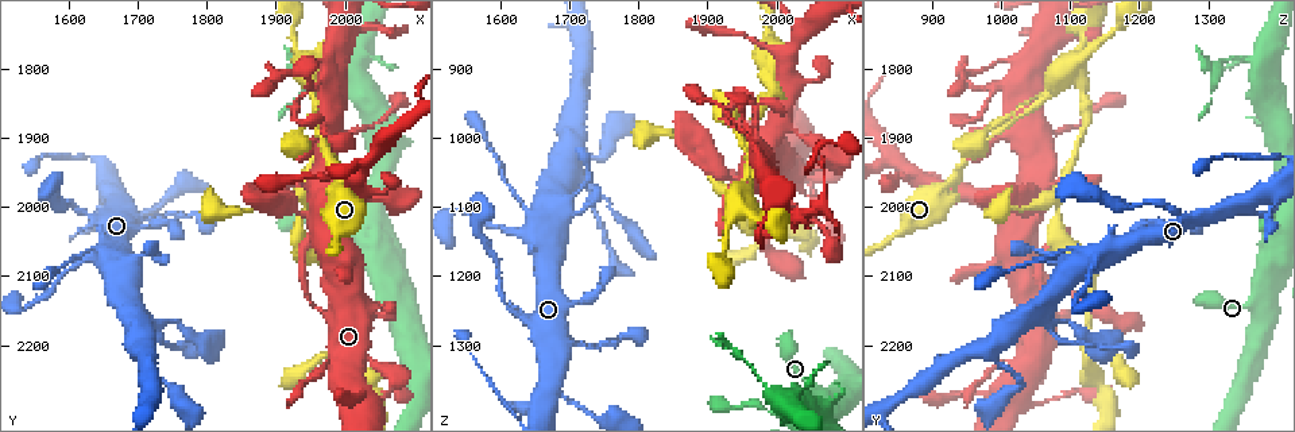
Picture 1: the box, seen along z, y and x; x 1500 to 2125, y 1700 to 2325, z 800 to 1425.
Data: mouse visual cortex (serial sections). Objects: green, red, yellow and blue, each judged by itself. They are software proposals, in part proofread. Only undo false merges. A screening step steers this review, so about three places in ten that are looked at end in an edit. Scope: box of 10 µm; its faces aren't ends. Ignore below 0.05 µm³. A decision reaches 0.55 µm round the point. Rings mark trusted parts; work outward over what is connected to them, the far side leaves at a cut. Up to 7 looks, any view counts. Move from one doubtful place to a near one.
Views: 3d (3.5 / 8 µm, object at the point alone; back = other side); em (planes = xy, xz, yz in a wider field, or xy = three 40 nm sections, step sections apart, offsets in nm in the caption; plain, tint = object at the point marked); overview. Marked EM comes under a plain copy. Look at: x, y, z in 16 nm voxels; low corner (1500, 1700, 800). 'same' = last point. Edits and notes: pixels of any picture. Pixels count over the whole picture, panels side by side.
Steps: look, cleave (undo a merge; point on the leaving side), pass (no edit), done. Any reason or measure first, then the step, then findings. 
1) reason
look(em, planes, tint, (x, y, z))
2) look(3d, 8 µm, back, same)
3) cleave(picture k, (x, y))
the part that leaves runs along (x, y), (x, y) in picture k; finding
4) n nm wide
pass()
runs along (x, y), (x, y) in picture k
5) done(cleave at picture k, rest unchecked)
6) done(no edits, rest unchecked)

abrupt turn
look(3d, 3.5 µm, (1995, 1795, 1370))

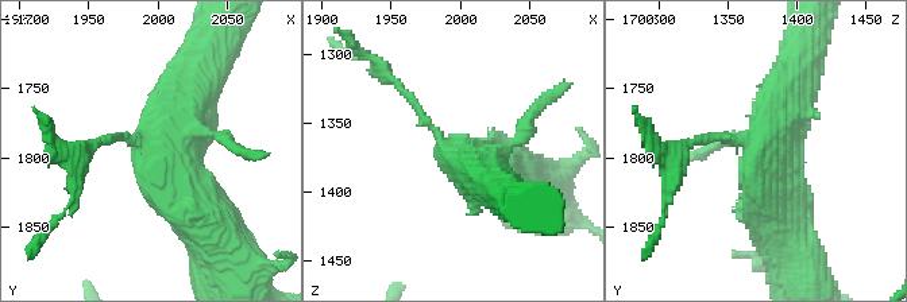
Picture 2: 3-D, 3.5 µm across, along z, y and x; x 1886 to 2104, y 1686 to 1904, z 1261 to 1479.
now the EM
look(em, xy, step 5, tint, (1992, 1796, 1372))

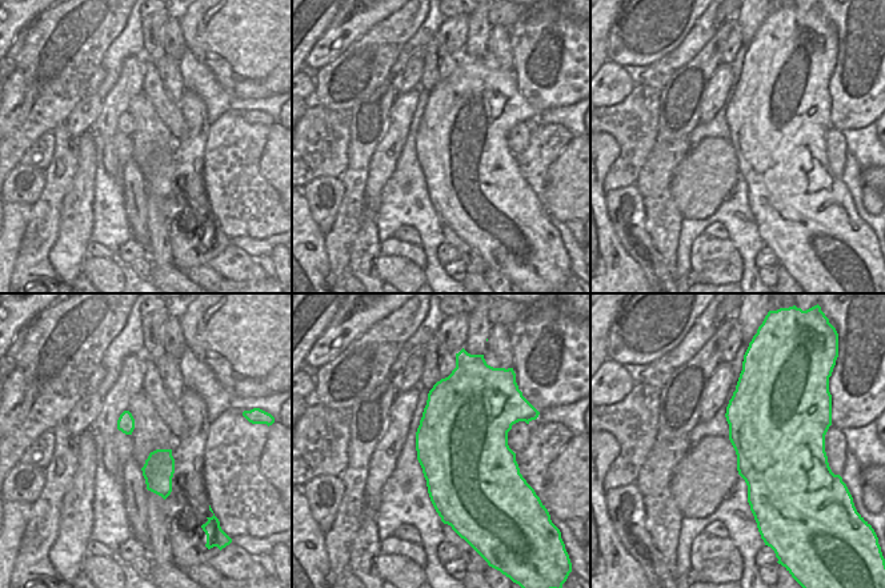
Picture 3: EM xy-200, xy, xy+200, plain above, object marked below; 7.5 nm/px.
cleave(picture 2, (689, 143))
the part that leaves runs along (729, 138), (691, 142), (674, 162), (647, 130) in picture 2; a second cell is stuck on

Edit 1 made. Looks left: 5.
look(overview)

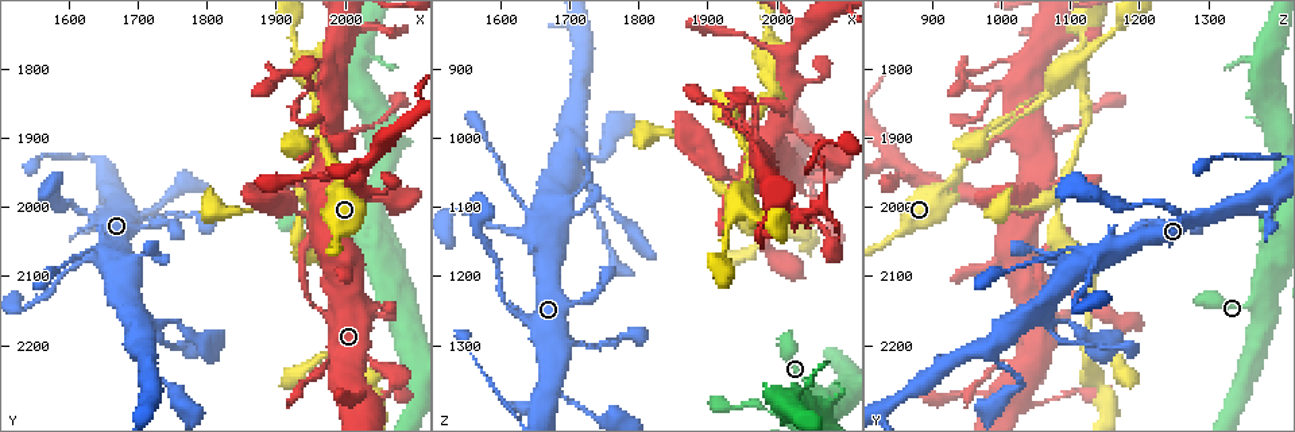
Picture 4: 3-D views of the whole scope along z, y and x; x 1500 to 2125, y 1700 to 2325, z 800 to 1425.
sudden change in width
look(3d, 3.5 µm, (1955, 1820, 1095))

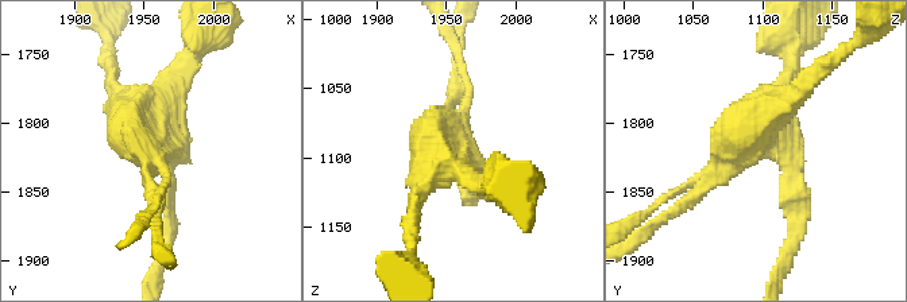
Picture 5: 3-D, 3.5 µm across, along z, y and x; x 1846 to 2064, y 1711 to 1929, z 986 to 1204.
look(em, xy, step 5, tint, (1956, 1814, 1092))

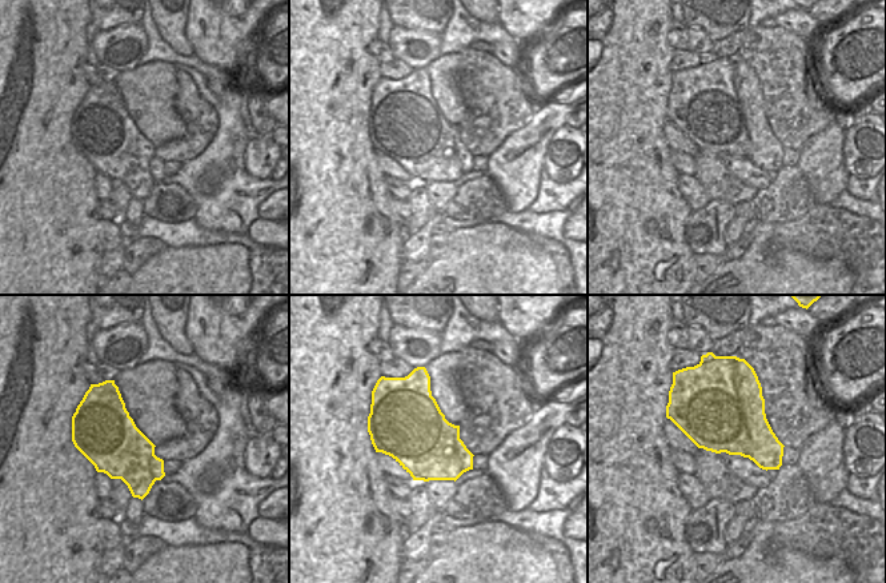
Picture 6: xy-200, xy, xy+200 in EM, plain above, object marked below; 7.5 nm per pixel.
500 nm wide
cleave(picture 5, (184, 58))
the part that leaves runs along (166, 140), (174, 148), (166, 240) in picture 5; two cells meet here

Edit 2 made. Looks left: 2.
done(cleave at picture 2, cleave at picture 5, rest unchecked)

